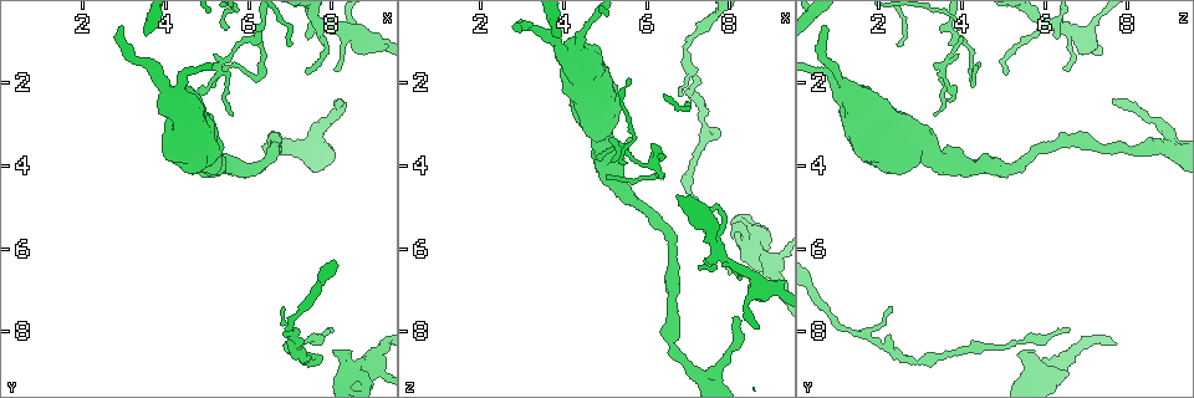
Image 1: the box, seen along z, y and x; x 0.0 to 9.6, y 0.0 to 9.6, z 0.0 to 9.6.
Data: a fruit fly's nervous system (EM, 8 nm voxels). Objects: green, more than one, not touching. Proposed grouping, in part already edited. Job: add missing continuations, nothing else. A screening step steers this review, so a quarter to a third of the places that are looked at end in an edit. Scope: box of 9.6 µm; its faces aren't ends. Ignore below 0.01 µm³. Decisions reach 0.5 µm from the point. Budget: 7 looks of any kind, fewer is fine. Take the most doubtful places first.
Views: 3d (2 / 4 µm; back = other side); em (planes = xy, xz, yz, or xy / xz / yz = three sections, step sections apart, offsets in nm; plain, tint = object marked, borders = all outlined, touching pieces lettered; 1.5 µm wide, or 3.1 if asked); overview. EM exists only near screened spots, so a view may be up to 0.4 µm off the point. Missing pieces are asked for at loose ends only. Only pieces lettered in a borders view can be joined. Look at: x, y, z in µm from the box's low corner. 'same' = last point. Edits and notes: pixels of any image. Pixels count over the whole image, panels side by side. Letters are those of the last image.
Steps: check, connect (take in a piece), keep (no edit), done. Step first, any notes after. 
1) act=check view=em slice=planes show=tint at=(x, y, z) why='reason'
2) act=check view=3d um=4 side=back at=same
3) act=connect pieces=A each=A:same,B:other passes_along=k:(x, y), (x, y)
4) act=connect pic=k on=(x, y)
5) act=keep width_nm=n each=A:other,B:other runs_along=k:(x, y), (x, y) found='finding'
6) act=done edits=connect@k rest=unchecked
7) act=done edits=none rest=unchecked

act=check view=em slice=xy step=4 show=borders at=(8.10, 2.45, 7.70) why='branch stops here'

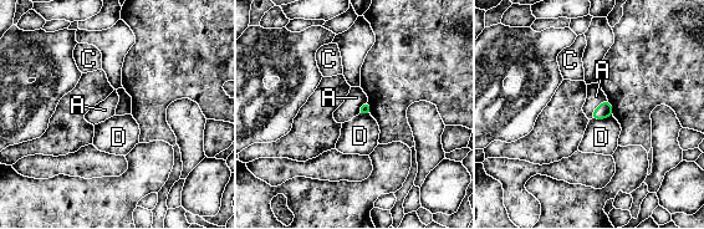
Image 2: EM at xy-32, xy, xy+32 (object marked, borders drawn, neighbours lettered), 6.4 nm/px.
act=keep each=A:other,C:other,D:other border=2:(607, 100), (596, 108), (590, 118) found='none of them fits'

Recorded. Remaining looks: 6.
act=check view=3d um=2 at=(7.95, 7.90, 6.60) why='long arm stops here'

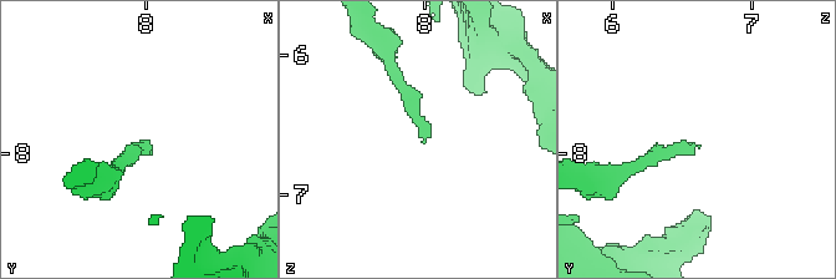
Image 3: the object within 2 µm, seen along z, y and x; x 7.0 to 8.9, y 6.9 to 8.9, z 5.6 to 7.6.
act=check view=em slice=yz step=4 show=borders at=(7.98, 7.96, 6.60) why='now the EM'

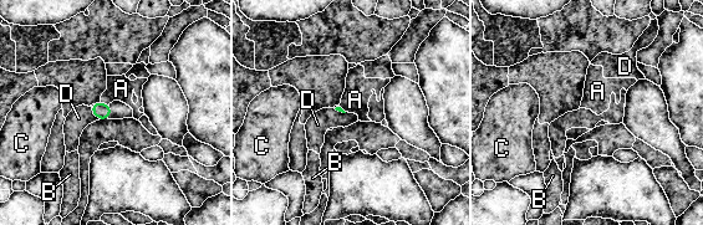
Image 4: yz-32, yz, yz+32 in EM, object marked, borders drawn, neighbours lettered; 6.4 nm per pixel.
act=check view=em slice=planes show=borders at=same

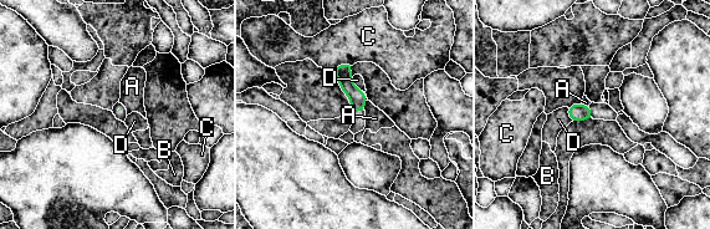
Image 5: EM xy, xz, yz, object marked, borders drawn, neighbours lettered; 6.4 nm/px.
act=keep each=A:other,B:other,C:other,D:other found='none of them fits'

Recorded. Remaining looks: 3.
act=check view=em slice=yz step=4 show=tint at=(7.40, 1.80, 5.05) why='thin end'

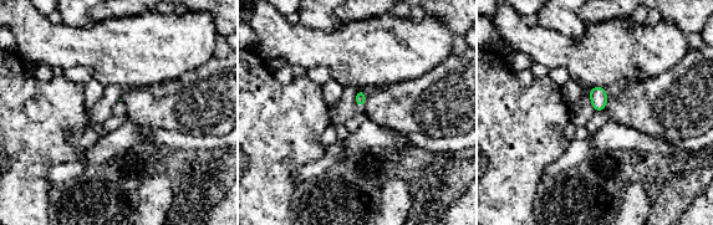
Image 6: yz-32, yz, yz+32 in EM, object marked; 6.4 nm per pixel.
act=check view=em slice=planes show=borders at=same

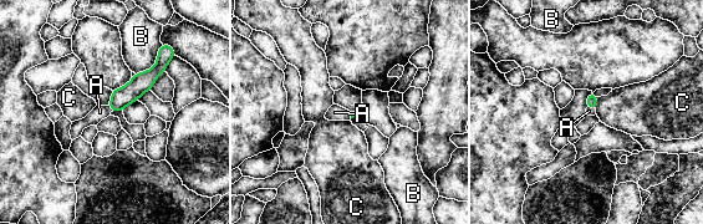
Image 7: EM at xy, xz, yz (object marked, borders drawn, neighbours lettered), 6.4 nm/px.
act=connect pieces=A each=A:same,B:other,C:other passes_along=7:(121, 97), (110, 107), (100, 112) found='it goes on there'

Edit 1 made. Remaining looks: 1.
act=done edits=connect@7 rest=unchecked

